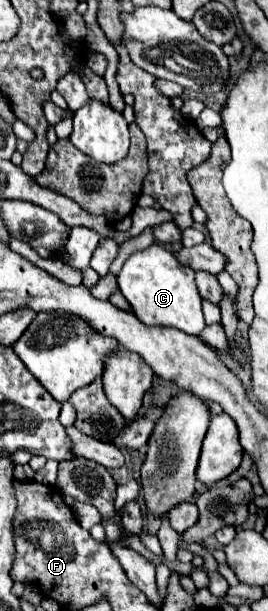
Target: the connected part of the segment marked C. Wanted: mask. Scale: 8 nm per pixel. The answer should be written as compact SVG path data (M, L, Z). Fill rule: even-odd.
M150 245L144 251L132 253L118 273L118 287L132 305L134 315L146 325L173 327L188 335L200 335L206 327L202 317L202 299L194 283L194 271L180 265L178 259L160 245Z

